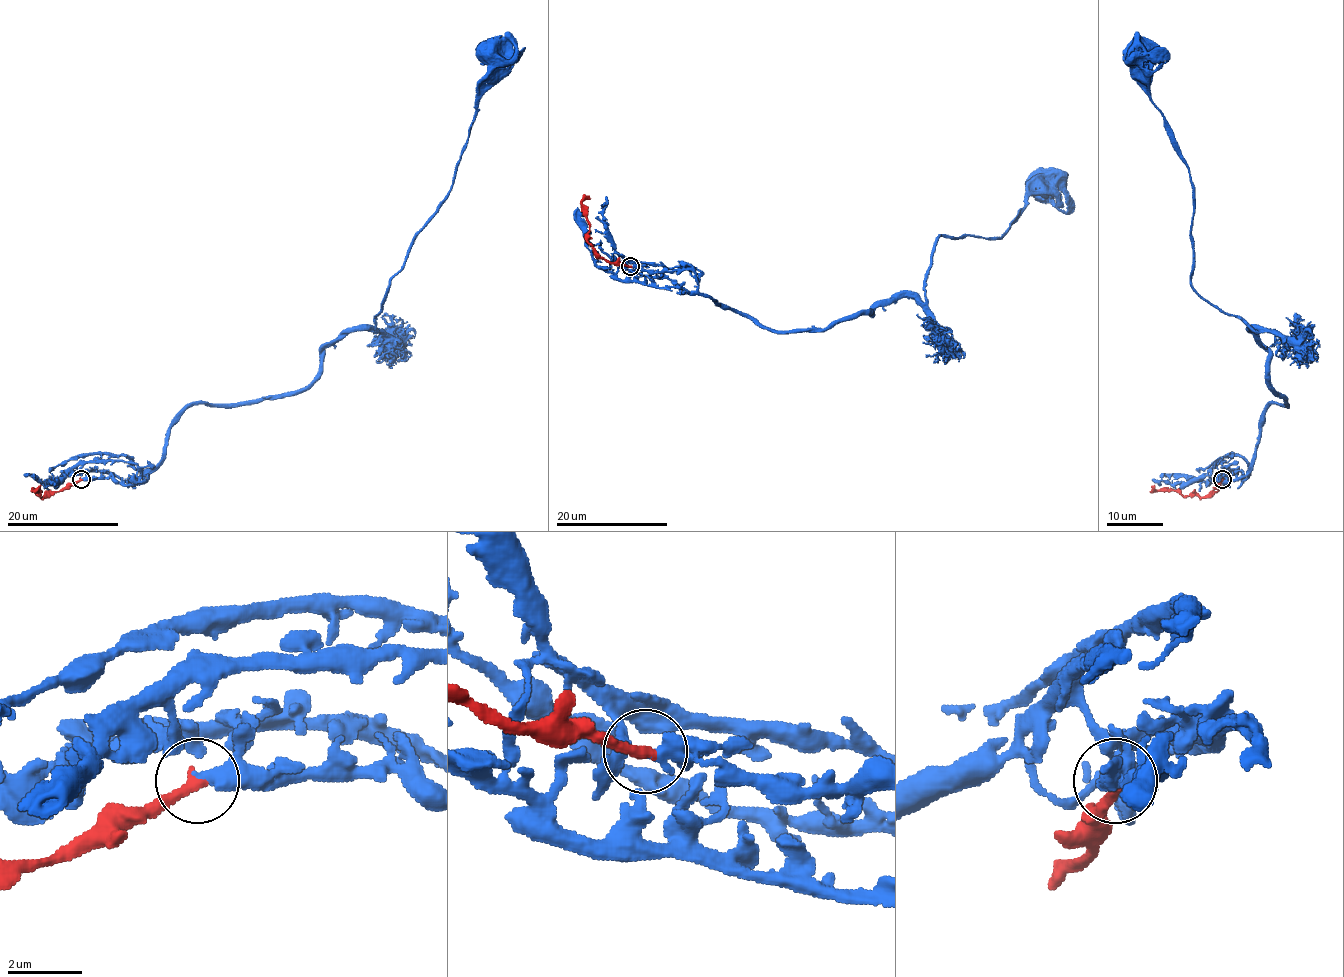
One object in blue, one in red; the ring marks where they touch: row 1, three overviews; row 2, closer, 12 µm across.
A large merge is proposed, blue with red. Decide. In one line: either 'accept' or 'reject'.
accept

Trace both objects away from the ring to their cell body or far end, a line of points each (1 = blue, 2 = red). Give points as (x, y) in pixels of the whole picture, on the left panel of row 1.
1: (81, 479), (143, 484), (189, 407), (302, 390), (324, 347), (376, 331), (496, 77), (488, 50)
2: (81, 479), (46, 496), (32, 491), (40, 485)

